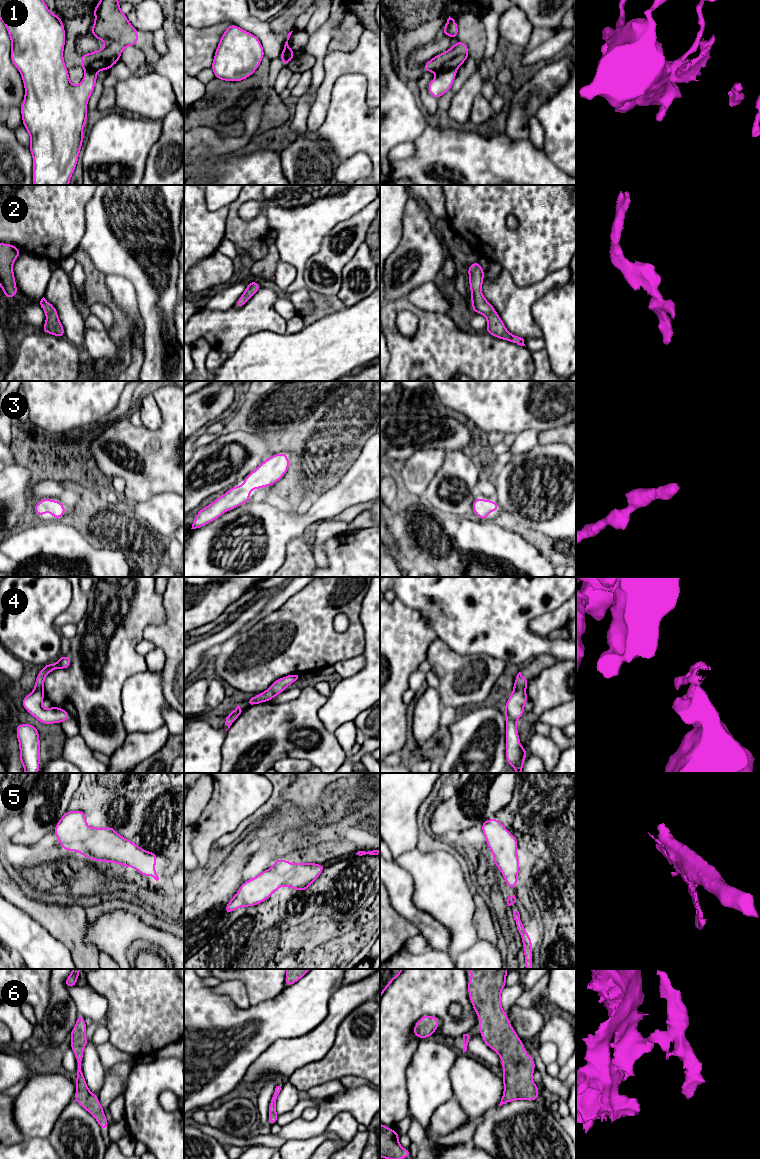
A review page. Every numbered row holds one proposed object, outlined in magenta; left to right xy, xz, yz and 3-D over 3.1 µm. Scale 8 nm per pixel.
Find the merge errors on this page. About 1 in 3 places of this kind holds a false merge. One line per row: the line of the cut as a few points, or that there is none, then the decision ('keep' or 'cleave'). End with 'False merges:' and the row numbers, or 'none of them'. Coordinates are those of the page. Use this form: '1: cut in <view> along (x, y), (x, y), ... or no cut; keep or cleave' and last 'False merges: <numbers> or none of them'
1: cut in yz along (455, 69), (445, 69), (437, 74); cleave
2: no cut; keep
3: no cut; keep
4: cut in yz along (513, 691), (520, 693), (516, 699), (523, 704); cleave
5: no cut; keep
6: no cut; keep
False merges: 1, 4

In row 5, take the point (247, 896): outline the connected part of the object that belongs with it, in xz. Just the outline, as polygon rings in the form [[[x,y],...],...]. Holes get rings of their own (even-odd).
[[[288,858],[274,860],[273,866],[262,871],[251,880],[245,881],[230,899],[224,909],[227,915],[232,911],[246,906],[260,904],[282,886],[297,889],[299,892],[308,889],[325,868],[325,864],[288,863]]]

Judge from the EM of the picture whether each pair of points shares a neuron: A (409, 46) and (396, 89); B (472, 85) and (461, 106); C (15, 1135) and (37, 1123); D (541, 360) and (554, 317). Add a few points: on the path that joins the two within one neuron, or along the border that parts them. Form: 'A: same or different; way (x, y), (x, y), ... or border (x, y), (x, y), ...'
A: different; border (394, 54), (397, 72), (405, 81)
B: same; way (469, 90), (462, 101)
C: different; border (12, 1111), (15, 1126), (24, 1138)
D: different; border (544, 348), (552, 370)

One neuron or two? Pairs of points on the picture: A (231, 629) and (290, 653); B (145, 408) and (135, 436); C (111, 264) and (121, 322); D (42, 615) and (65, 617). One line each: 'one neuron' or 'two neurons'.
A: two neurons
B: two neurons
C: two neurons
D: two neurons

